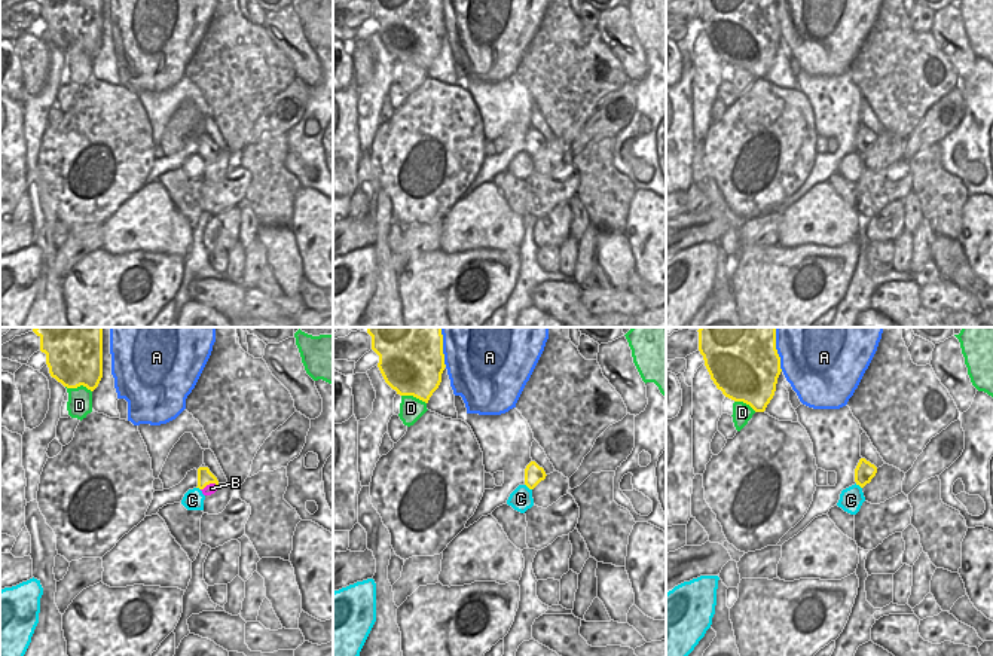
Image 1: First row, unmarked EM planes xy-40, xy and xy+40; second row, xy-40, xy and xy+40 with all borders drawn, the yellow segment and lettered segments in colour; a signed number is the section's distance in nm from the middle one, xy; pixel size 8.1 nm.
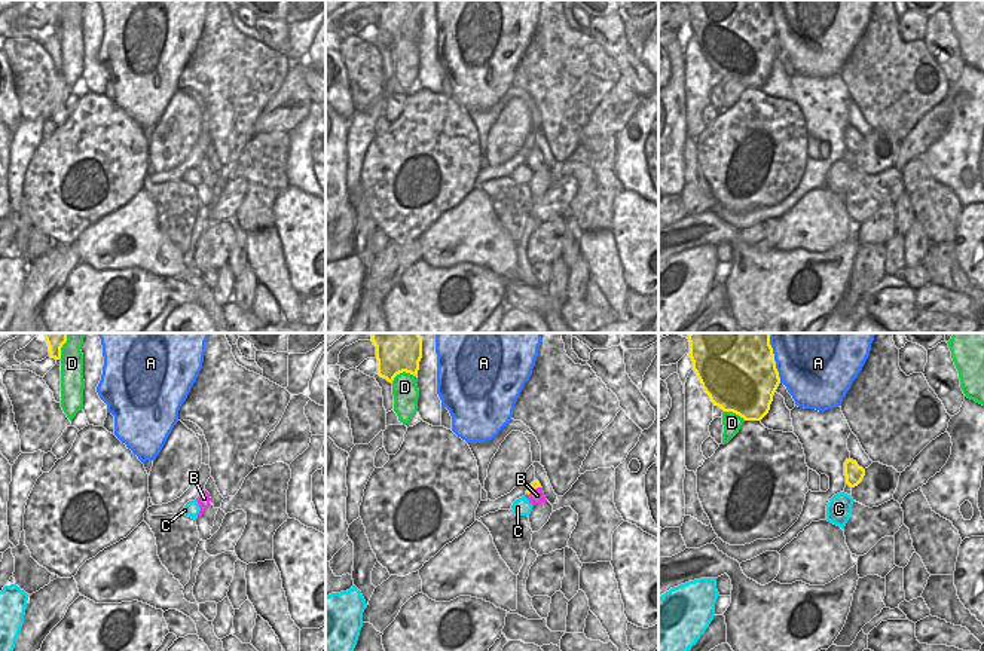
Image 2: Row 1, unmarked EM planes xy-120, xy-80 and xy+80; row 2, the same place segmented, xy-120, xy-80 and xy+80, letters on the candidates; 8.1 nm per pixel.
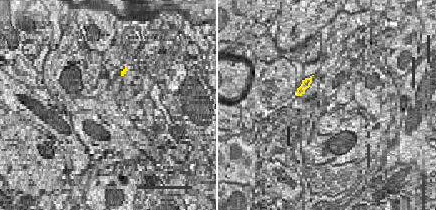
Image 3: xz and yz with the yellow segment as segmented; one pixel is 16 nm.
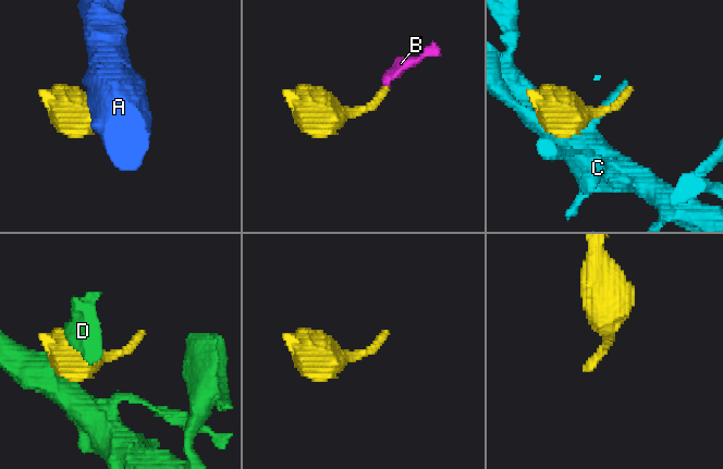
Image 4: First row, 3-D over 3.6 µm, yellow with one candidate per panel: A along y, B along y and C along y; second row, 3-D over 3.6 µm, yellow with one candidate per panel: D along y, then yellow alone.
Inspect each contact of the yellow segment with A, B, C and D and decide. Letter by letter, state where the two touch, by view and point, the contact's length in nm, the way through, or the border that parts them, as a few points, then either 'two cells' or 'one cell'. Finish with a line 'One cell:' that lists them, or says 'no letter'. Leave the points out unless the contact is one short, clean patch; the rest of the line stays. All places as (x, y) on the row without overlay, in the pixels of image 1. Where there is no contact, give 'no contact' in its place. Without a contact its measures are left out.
A: contact xy+40 (776, 20); length 320 nm; two cells
B: contact xy-40 (208, 150); length 150 nm; border xy-40 (217, 150), (208, 150), (201, 156); two cells
C: contact xy (528, 153); length 80 nm; border xy (525, 150), (531, 156); two cells
D: contact xy-40 (79, 52); length 220 nm; two cells
One cell: no letter

